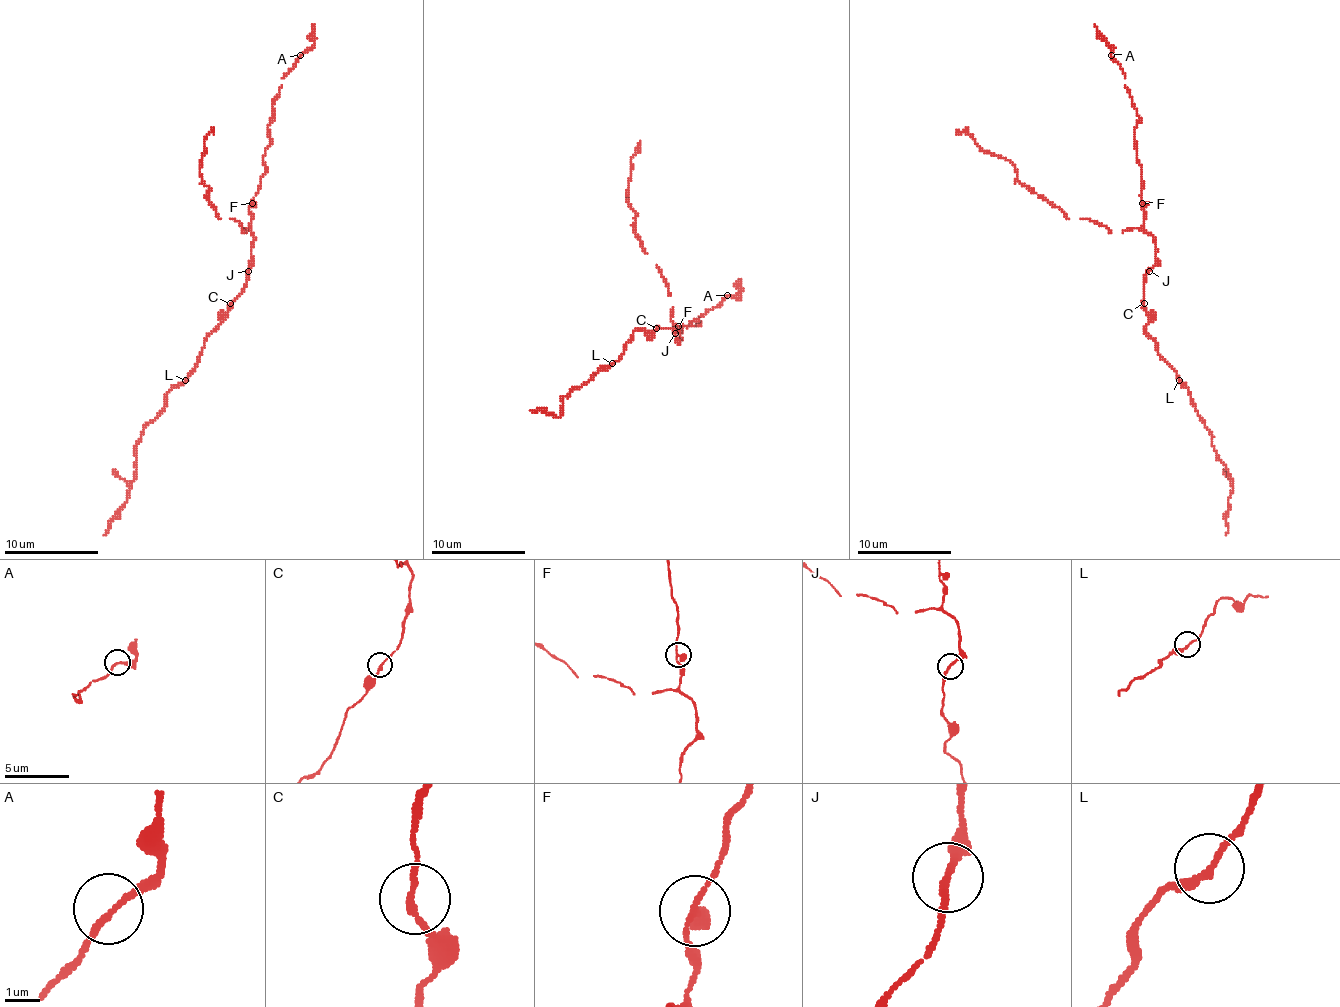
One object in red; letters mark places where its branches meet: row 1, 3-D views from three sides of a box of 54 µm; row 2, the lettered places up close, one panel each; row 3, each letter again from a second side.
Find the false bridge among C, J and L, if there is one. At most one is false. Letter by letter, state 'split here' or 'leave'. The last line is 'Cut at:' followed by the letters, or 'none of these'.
C: leave
J: leave
L: leave
Cut at: none of these

